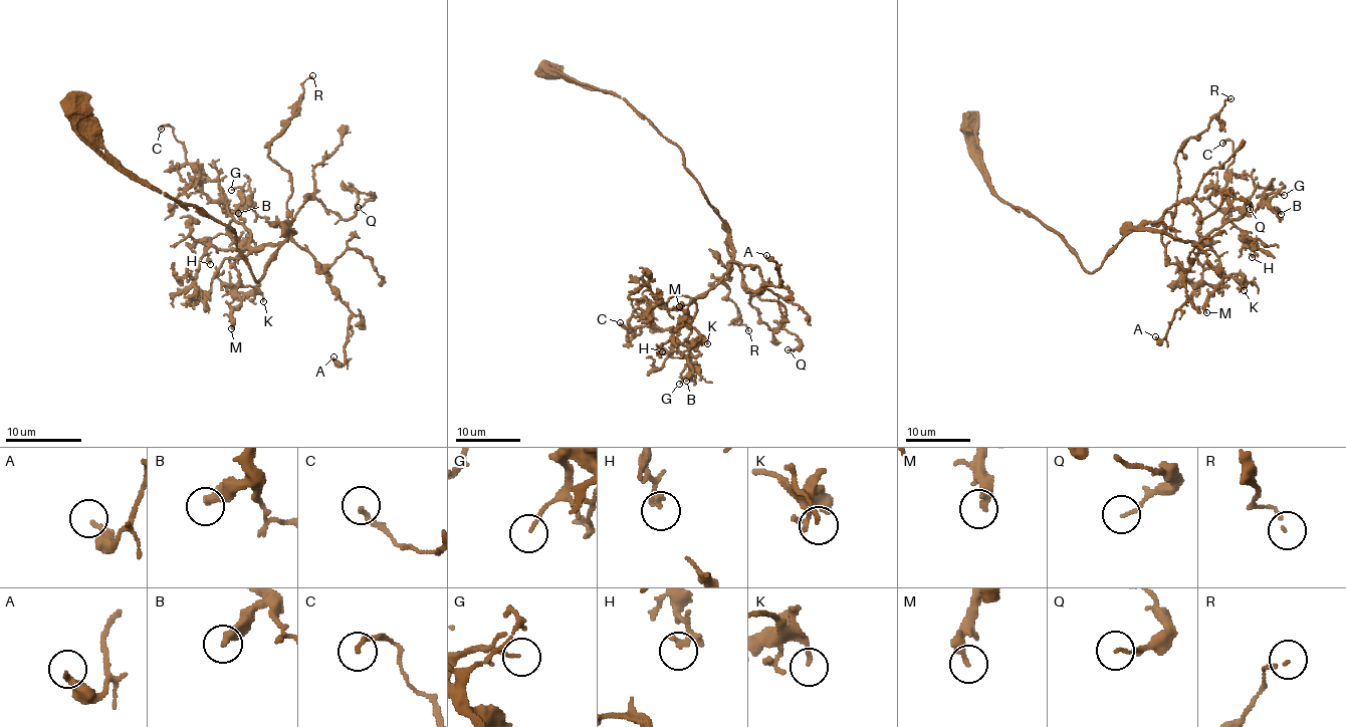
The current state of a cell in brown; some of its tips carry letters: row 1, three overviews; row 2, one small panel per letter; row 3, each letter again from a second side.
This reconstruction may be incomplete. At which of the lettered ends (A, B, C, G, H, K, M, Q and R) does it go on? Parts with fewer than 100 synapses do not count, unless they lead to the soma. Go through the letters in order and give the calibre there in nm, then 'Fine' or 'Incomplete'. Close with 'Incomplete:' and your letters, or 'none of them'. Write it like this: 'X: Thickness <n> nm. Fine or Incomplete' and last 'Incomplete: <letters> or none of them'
A: Thickness 200 nm. Fine
B: Thickness 340 nm. Fine
C: Thickness 190 nm. Fine
G: Thickness 120 nm. Fine
H: Thickness 240 nm. Fine
K: Thickness 150 nm. Fine
M: Thickness 320 nm. Fine
Q: Thickness 100 nm. Fine
R: Thickness 110 nm. Fine
Incomplete: none of them

